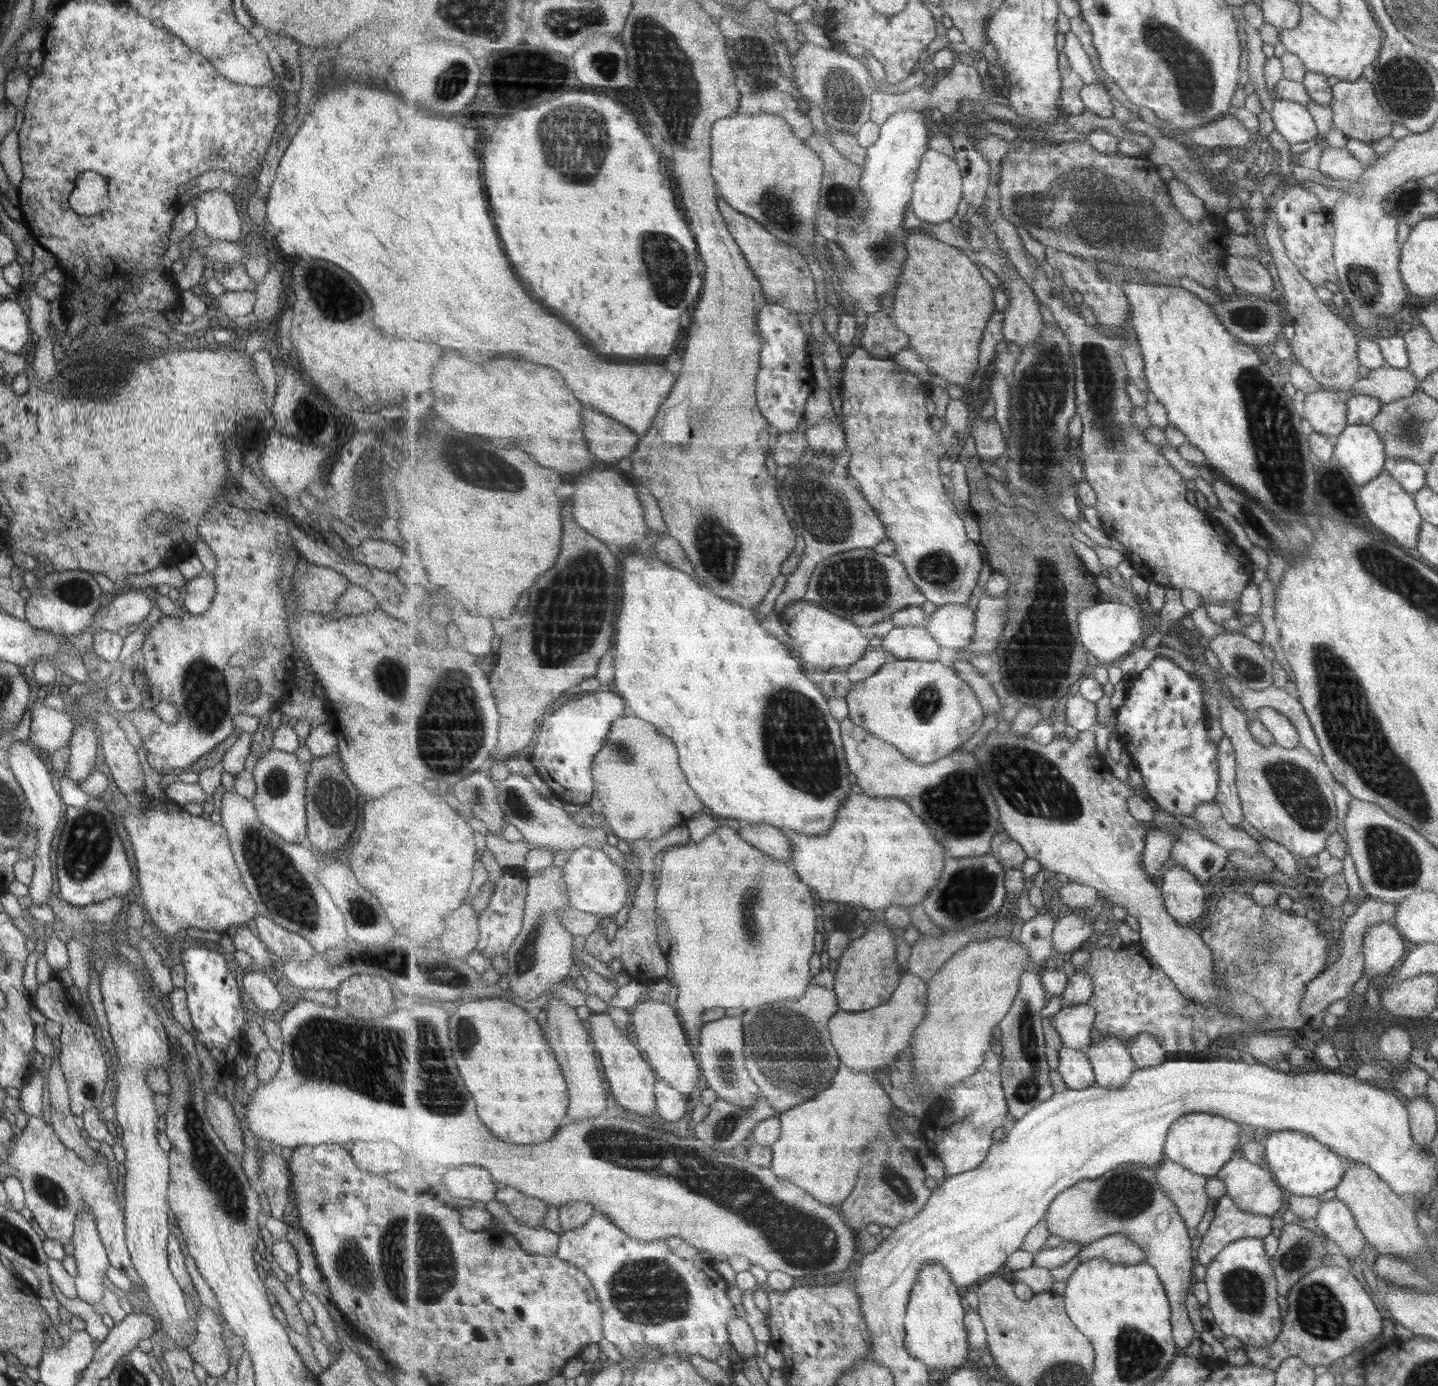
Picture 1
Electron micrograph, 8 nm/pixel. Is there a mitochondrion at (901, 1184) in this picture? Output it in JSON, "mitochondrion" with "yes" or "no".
{"mitochondrion":"yes"}

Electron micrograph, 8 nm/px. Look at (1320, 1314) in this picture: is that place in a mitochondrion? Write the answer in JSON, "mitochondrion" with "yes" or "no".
{"mitochondrion":"yes"}

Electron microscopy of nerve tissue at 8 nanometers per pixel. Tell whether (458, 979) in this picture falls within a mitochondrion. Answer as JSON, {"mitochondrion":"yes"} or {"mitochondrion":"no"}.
{"mitochondrion":"no"}

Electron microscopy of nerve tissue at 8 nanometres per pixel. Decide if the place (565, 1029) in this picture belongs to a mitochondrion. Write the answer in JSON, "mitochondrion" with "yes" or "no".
{"mitochondrion":"no"}

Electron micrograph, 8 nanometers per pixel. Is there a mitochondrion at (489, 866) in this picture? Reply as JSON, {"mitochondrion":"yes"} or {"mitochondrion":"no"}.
{"mitochondrion":"no"}

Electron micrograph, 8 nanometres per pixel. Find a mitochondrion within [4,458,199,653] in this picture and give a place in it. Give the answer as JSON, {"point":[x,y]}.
{"point":[78,592]}

